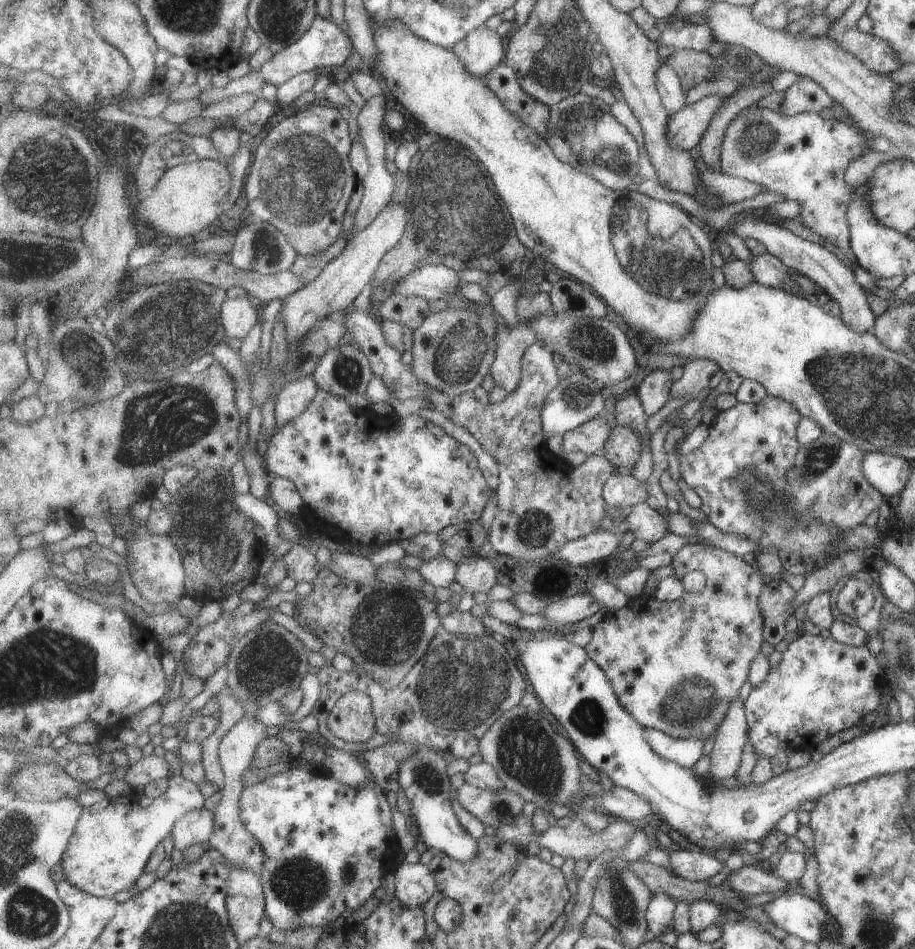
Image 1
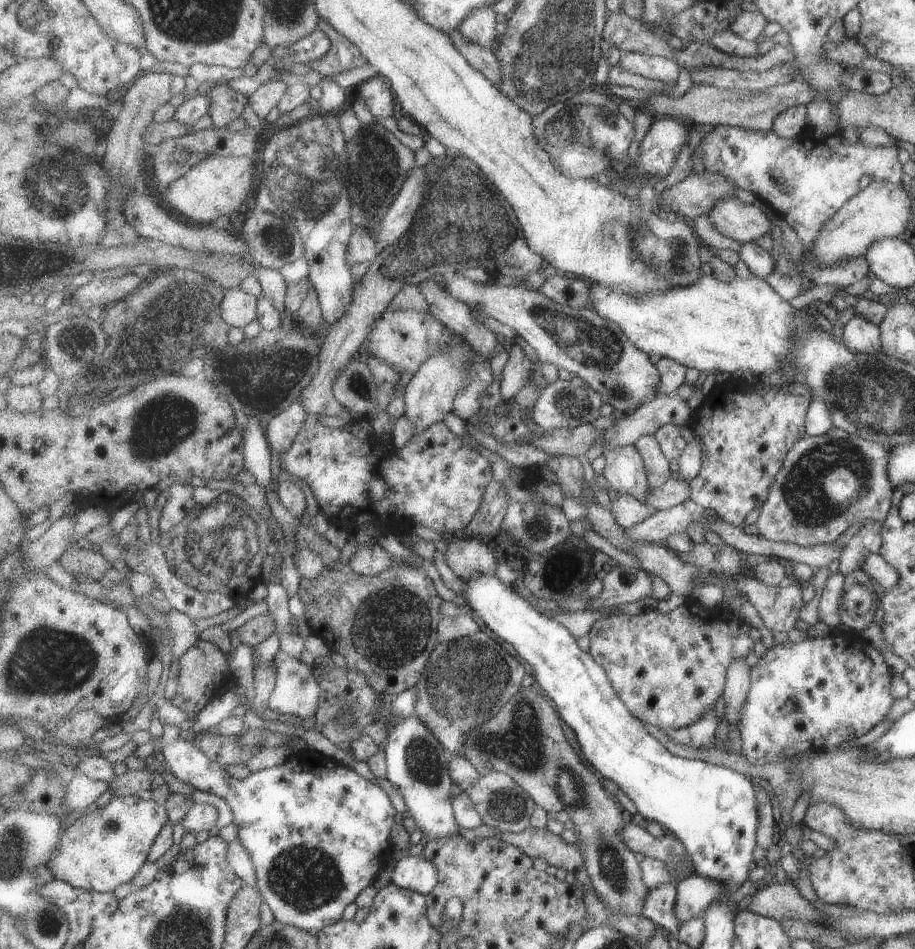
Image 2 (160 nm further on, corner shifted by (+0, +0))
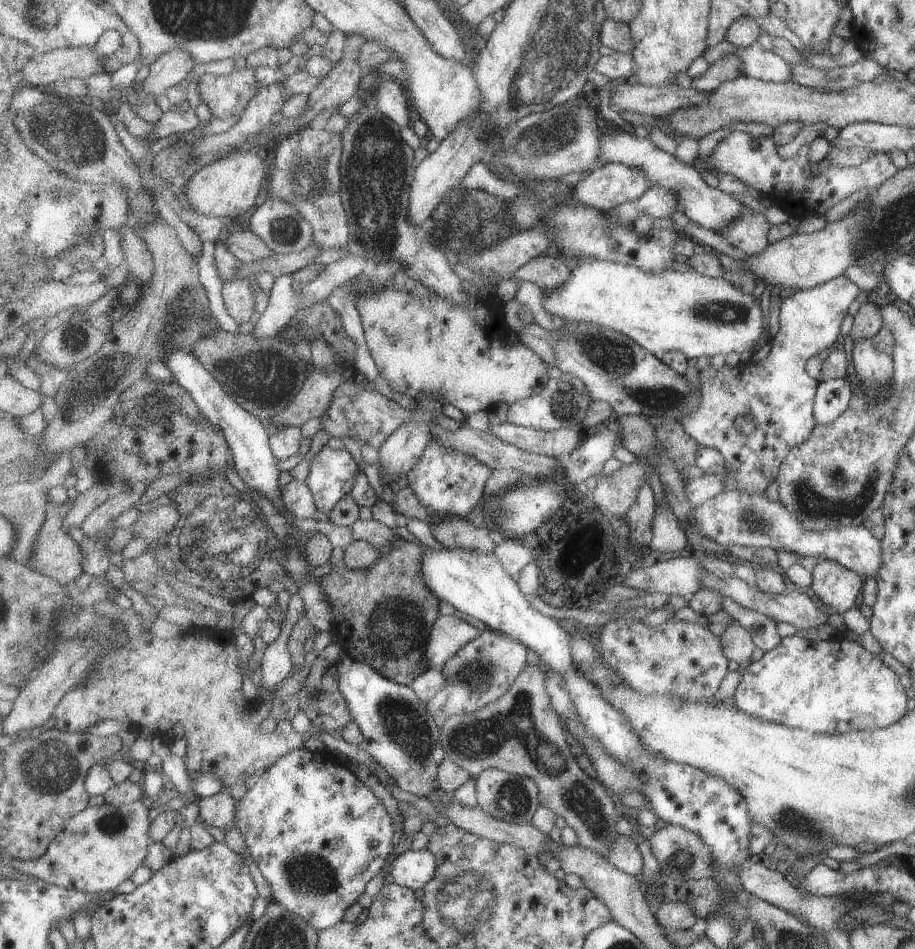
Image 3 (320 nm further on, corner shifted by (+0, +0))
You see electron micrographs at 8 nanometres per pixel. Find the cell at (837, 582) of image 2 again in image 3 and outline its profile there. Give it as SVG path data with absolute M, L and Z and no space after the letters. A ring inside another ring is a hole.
M822 561L814 565L812 588L815 598L843 614L856 604L865 579L856 571L847 569L834 561Z

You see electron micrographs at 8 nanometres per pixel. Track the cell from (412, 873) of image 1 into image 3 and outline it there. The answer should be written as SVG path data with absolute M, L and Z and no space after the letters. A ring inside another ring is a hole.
M410 849L403 855L395 856L389 882L416 889L419 893L434 880L439 869L439 858L430 850Z

